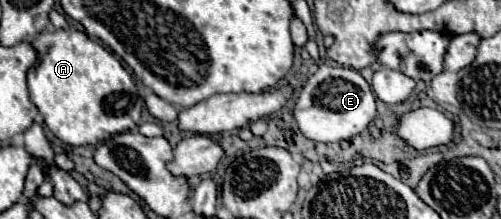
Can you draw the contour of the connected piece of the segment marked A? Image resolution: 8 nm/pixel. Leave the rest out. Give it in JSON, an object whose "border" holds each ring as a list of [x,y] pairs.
{"border":[[[72,28],[42,32],[32,44],[38,50],[38,62],[28,70],[30,98],[46,126],[62,142],[70,146],[100,144],[114,134],[138,130],[144,100],[132,76],[112,52],[90,40],[84,32]]]}

